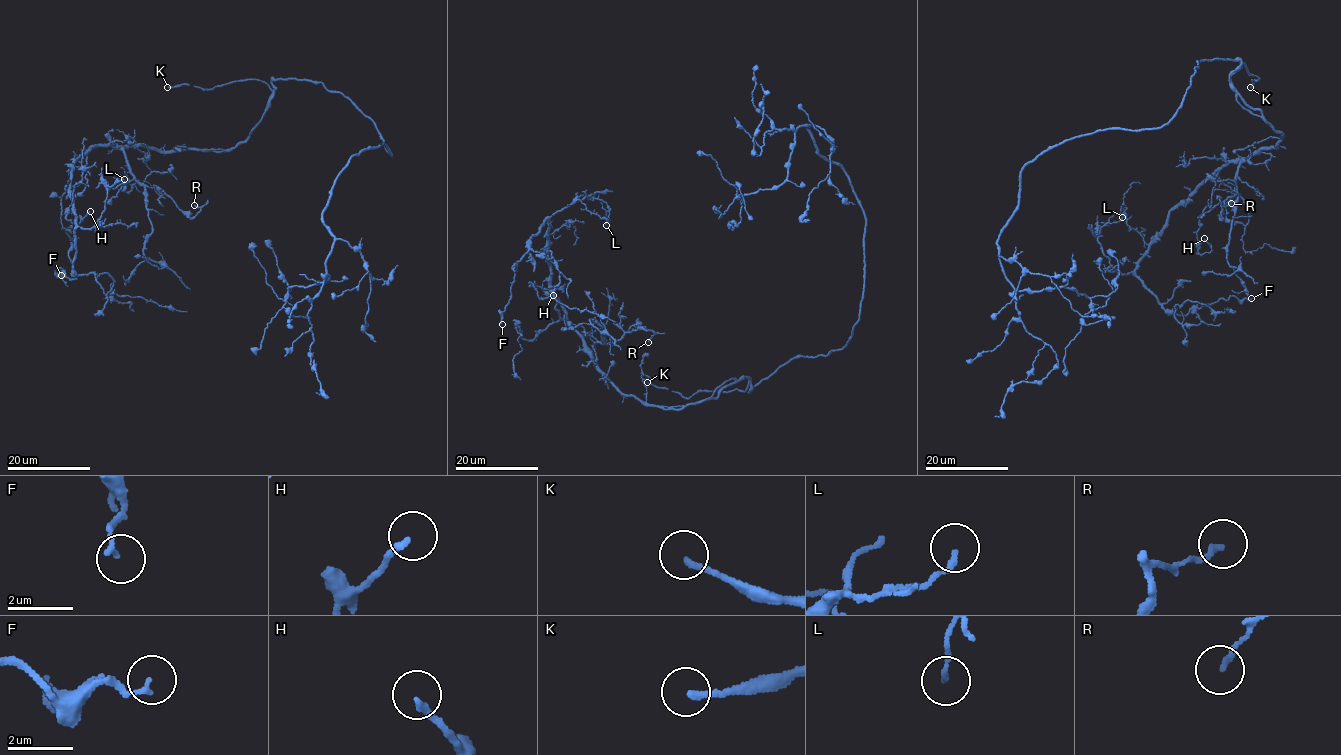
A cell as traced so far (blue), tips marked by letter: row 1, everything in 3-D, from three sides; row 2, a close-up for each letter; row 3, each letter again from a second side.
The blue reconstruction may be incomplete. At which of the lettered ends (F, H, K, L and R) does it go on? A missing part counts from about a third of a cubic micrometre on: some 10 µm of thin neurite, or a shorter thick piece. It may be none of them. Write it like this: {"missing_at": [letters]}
{"missing_at": ["K"]}

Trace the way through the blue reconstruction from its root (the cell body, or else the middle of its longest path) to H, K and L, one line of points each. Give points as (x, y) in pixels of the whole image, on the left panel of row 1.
H: (295, 78), (273, 80), (255, 128), (230, 149), (99, 144), (66, 217), (77, 223), (90, 211)
K: (295, 78), (273, 80), (271, 88), (255, 79), (231, 81), (212, 89), (187, 84), (167, 87)
L: (295, 78), (273, 80), (255, 128), (230, 149), (90, 148), (70, 173), (74, 222), (93, 228), (124, 179)

